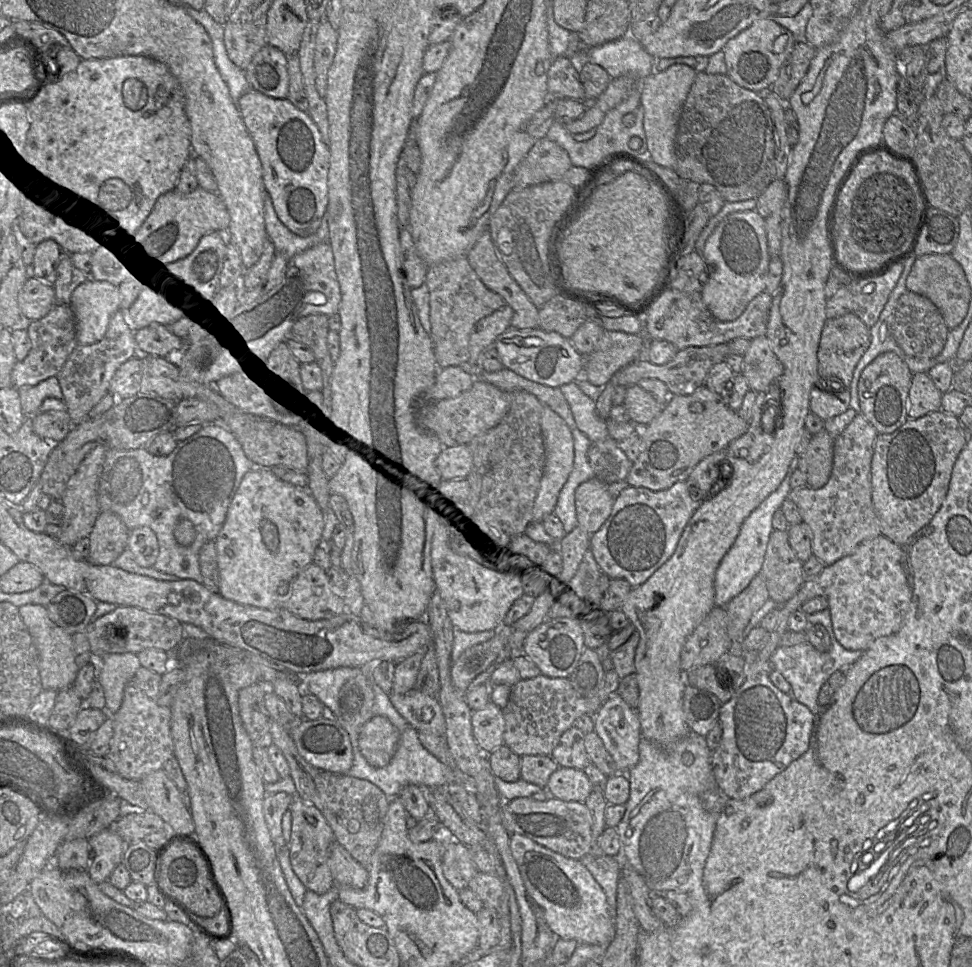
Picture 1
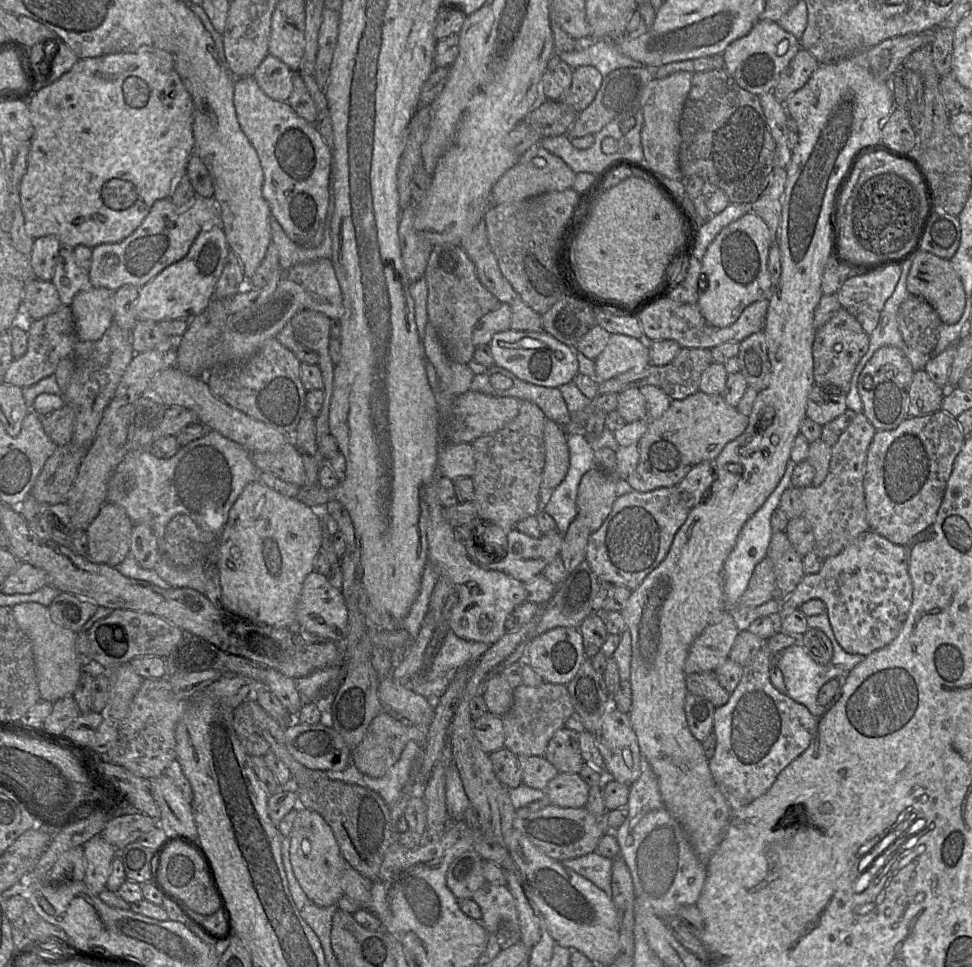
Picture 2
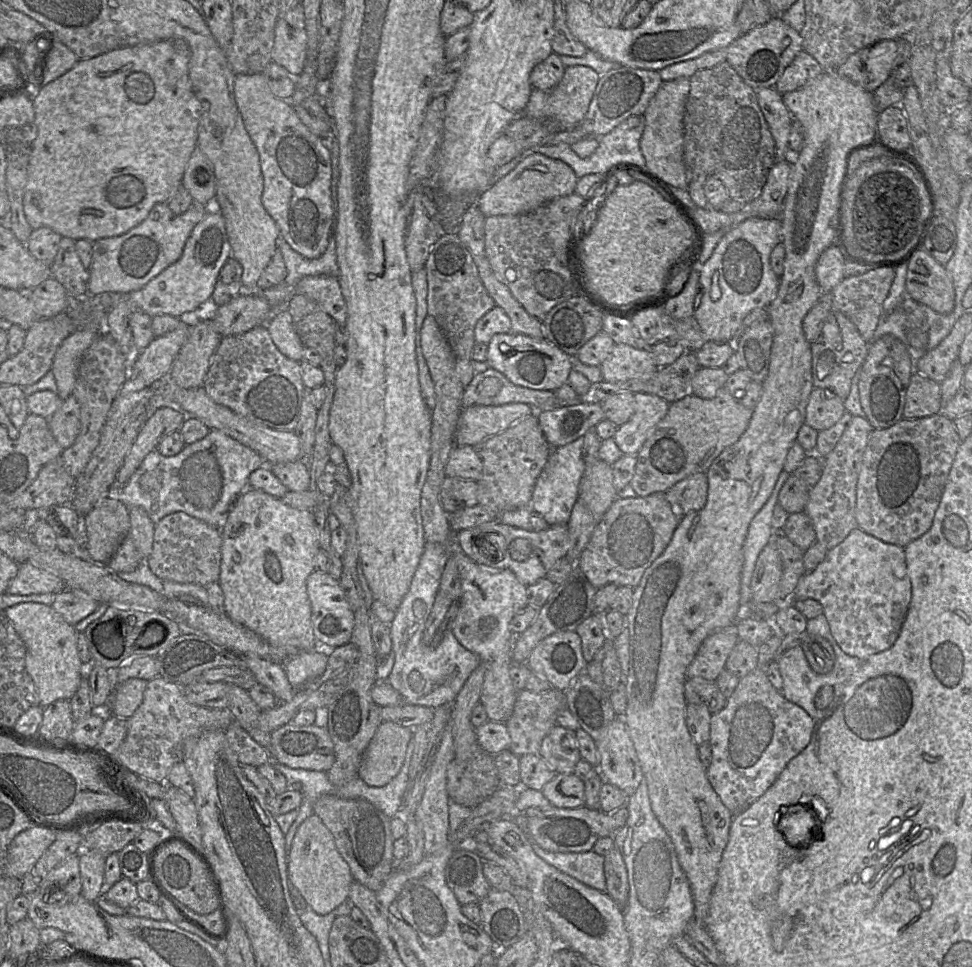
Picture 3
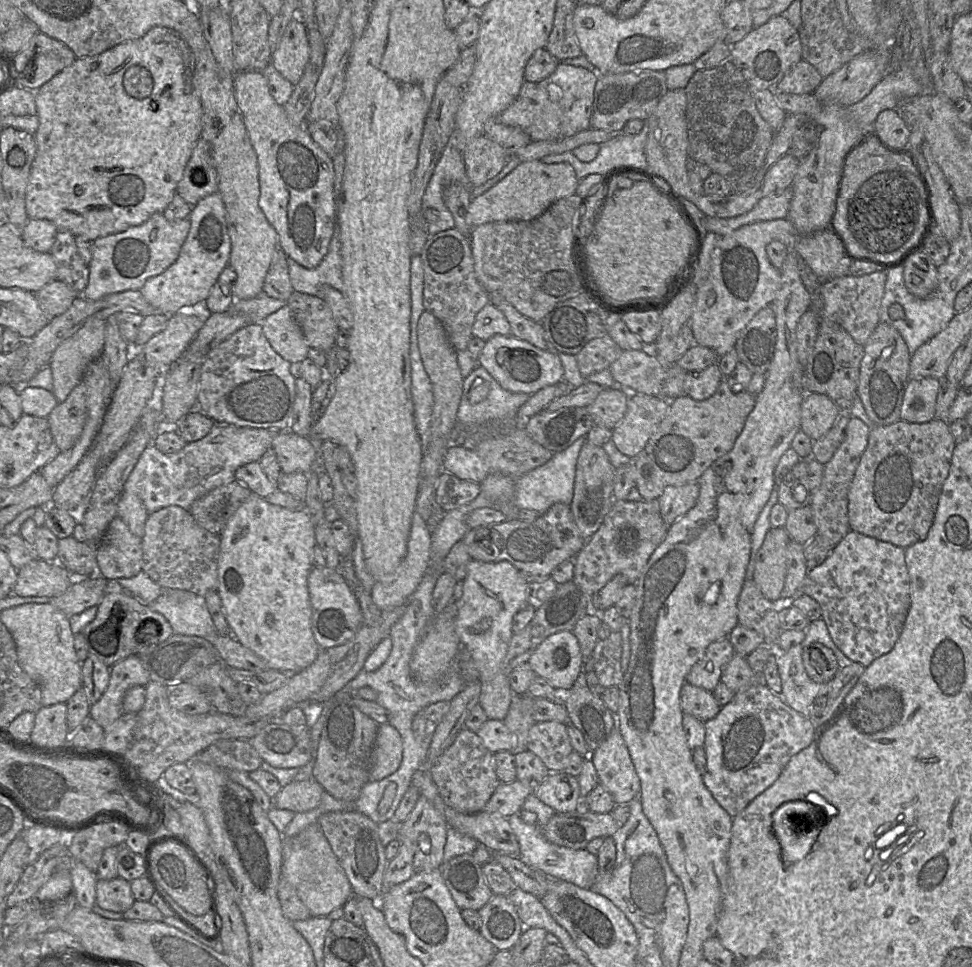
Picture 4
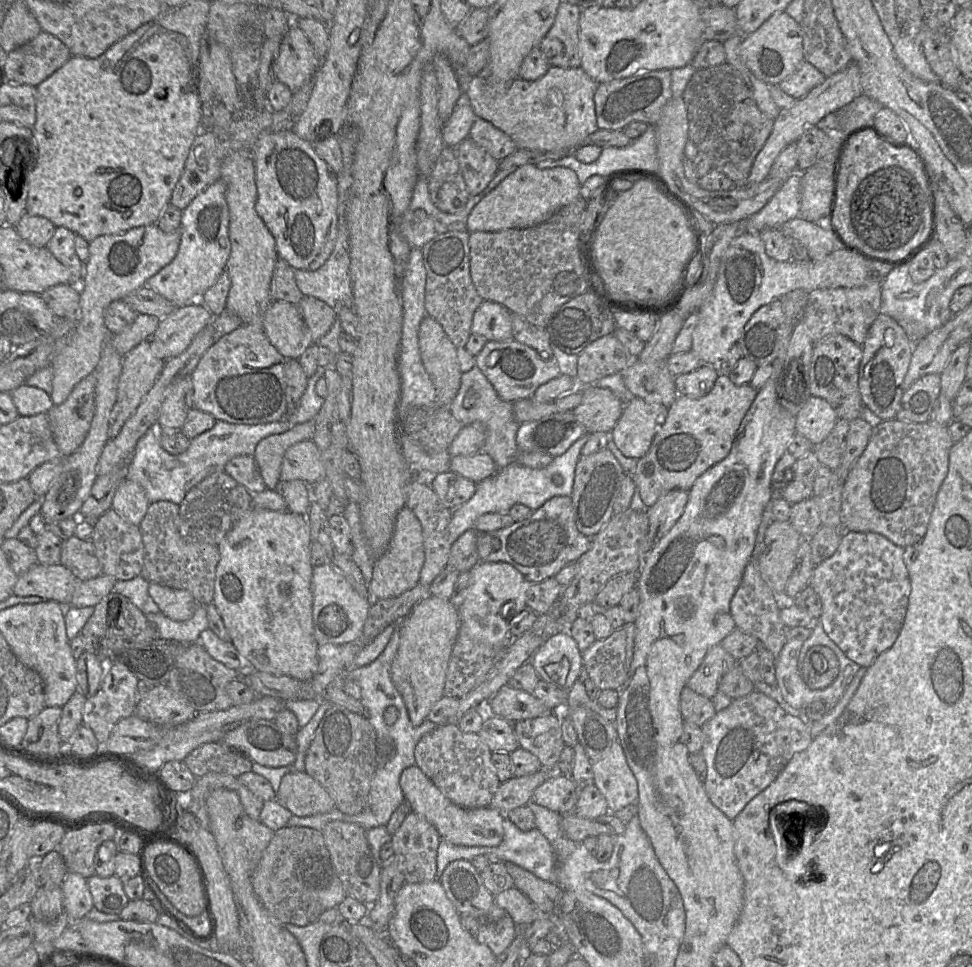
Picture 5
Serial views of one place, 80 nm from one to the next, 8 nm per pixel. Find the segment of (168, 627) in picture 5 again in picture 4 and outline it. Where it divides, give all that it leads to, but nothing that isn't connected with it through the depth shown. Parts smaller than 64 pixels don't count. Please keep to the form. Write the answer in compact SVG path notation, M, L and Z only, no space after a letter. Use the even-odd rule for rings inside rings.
M167 588L148 606L168 620L174 634L198 636L212 644L213 638L218 634L203 596Z

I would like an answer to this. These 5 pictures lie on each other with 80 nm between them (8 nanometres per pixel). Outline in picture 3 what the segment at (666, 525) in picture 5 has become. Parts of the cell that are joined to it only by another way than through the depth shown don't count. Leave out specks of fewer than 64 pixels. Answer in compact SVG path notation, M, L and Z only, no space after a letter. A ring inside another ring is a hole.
M699 472L677 482L665 492L665 496L678 514L685 515L704 507L707 491L707 475Z

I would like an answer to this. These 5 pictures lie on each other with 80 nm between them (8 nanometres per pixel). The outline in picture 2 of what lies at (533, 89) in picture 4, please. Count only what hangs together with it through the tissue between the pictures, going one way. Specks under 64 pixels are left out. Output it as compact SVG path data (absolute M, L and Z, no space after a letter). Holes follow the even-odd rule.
M581 66L581 67L575 68L573 71L572 83L569 90L561 97L561 99L554 100L554 101L561 101L565 104L571 105L578 113L580 113L584 109L586 109L594 100L597 94L597 91L599 90L603 82L603 78L604 76L599 72L599 70L593 66Z

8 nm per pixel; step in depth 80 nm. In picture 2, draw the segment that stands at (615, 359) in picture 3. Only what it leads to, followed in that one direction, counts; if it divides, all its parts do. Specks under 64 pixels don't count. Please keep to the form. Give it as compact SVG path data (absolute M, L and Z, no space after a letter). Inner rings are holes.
M610 334L604 350L594 360L597 383L629 370L643 369L649 361L649 344L644 339Z

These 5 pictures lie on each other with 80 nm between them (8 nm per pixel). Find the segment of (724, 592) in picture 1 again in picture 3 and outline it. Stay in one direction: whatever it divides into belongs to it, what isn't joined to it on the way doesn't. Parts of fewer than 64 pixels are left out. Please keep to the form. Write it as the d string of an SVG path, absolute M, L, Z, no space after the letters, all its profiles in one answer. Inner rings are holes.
M781 471L775 487L767 502L752 519L743 546L743 566L740 580L741 606L752 601L751 581L757 558L768 542L774 538L771 526L774 506L778 504L779 492L791 473Z

